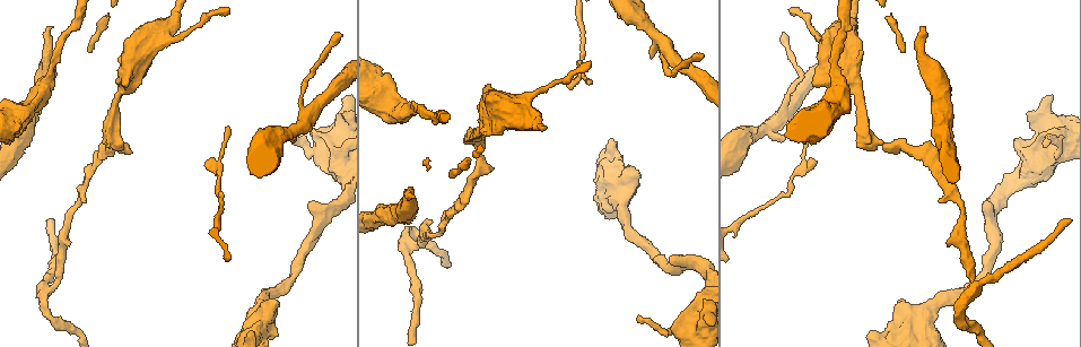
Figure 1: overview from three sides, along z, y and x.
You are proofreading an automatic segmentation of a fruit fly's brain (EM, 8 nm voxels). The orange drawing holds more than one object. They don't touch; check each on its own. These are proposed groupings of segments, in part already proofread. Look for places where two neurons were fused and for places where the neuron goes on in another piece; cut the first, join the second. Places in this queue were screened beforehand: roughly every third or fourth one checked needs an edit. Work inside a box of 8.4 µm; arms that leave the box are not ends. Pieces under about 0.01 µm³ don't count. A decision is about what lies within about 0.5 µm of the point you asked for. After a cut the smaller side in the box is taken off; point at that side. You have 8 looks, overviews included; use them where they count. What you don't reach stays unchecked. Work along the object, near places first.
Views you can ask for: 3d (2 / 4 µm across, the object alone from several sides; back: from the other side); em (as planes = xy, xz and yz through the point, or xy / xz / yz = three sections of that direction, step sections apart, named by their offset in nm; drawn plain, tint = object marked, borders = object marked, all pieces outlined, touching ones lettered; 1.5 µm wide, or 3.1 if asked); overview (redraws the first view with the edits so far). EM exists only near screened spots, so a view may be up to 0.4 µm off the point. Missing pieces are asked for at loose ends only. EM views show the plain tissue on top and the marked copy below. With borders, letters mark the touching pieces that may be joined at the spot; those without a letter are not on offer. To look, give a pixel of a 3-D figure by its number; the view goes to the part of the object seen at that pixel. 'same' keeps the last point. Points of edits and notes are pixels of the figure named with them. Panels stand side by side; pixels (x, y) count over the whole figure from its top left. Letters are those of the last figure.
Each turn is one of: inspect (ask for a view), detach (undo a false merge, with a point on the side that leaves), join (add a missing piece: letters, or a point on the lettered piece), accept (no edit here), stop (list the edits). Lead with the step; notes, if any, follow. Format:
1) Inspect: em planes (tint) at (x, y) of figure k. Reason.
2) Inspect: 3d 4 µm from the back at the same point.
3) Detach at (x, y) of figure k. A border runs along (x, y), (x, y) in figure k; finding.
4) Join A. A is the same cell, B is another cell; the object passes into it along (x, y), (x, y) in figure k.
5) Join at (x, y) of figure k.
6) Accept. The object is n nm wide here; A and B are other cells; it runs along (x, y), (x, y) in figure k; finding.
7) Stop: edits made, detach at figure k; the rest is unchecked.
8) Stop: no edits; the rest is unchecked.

Inspect: em xy step 8 (tint) at (53, 26) of figure 1.

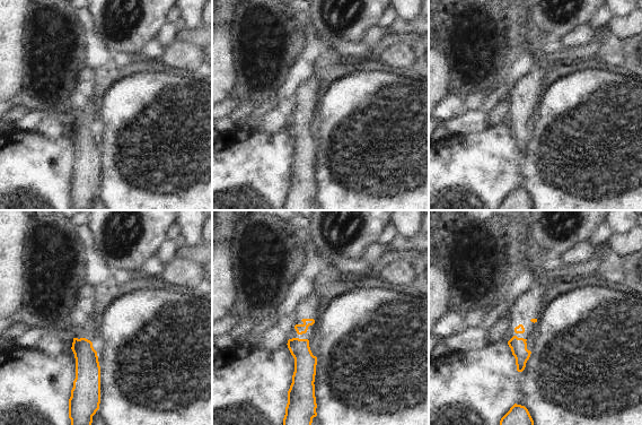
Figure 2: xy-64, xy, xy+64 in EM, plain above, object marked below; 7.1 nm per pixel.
Inspect: em xy step 8 (borders) at the same point.

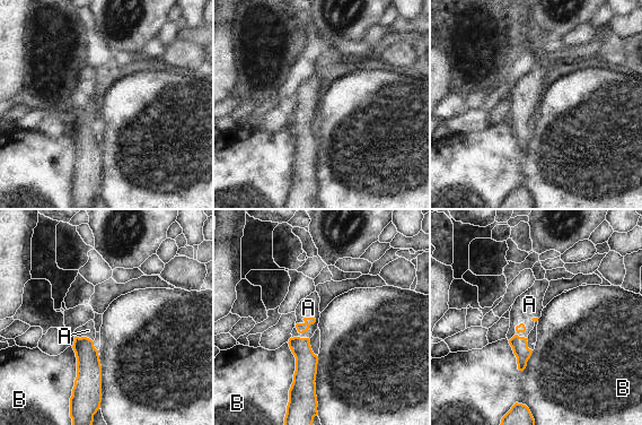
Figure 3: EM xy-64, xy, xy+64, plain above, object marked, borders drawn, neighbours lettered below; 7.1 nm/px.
Join A. A is the same cell, B is another cell; the neuron continues.

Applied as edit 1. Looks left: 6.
Inspect: 3d 2 µm at (879, 142) of figure 1. Free end.

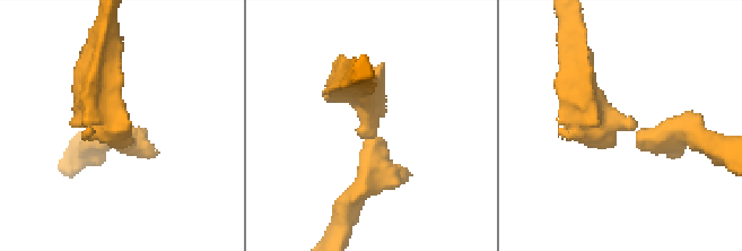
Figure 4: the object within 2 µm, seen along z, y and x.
Inspect: em xz step 8 (borders) at (373, 131) of figure 4. Shape alone is not enough.

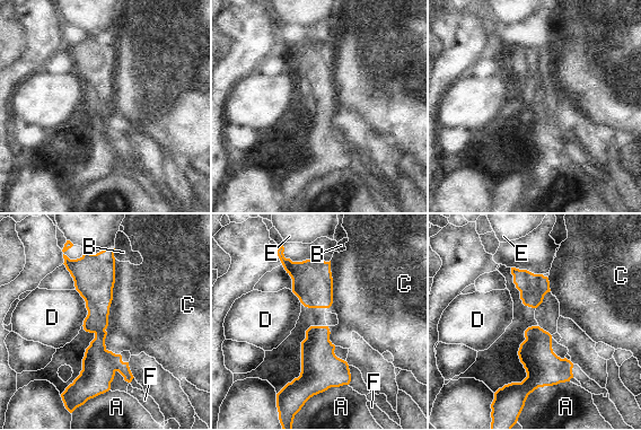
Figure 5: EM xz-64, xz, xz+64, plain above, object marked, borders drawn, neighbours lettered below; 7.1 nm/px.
Inspect: em planes (borders) at the same point.

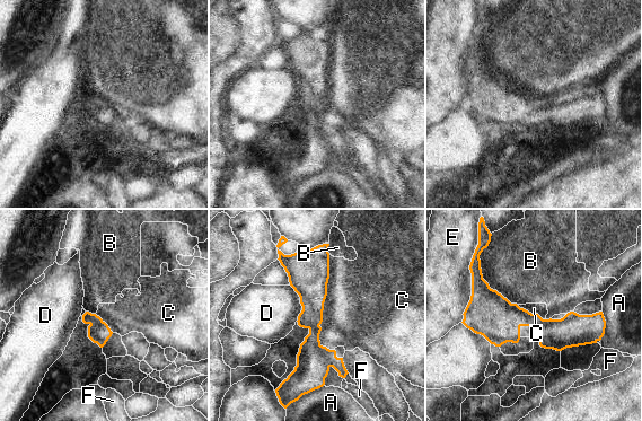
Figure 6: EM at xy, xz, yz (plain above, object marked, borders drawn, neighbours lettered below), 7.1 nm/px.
Accept. A, B, C, D, E and F are other cells; it runs along (323, 250), (313, 265), (311, 385) in figure 6; none of them fits.

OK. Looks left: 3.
Inspect: em xy step 4 (tint) at (206, 162) of figure 1. Free end.

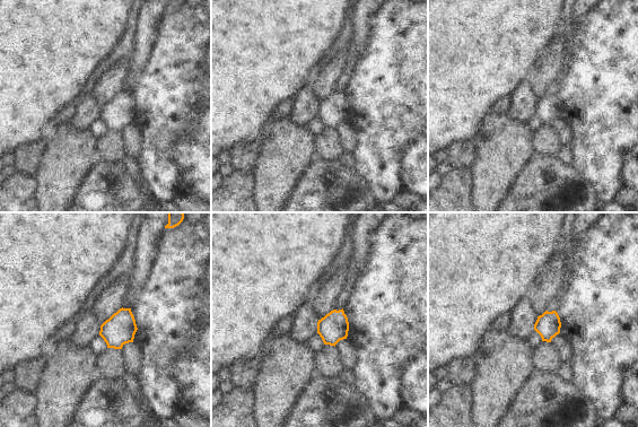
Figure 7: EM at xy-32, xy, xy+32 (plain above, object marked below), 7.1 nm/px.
Inspect: em xy step 4 (borders) at the same point.

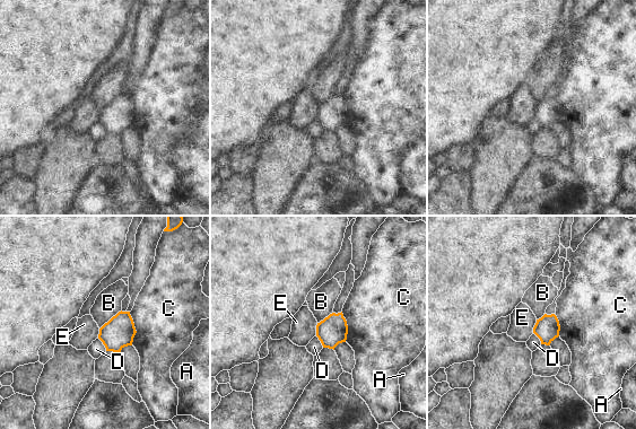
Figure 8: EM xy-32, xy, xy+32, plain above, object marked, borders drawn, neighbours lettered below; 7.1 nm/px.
Accept. The object is 180 nm wide here; A, B, C, D and E are other cells; a border runs along (537, 320), (533, 333) in figure 8; none of them fits.

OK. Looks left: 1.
Stop: edits made, join at figure 3; the rest is unchecked.

